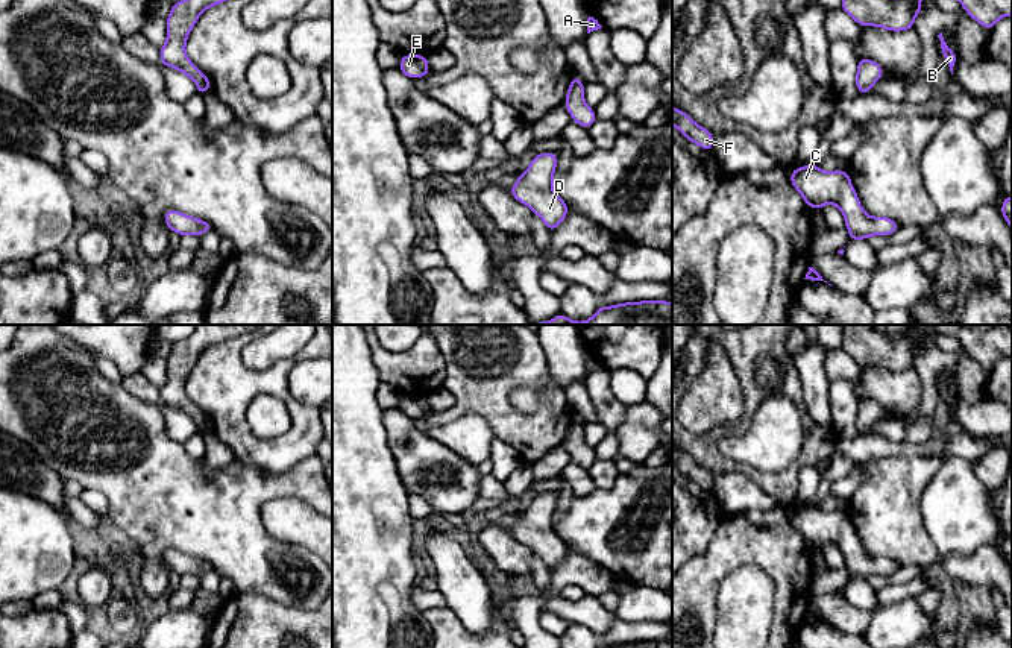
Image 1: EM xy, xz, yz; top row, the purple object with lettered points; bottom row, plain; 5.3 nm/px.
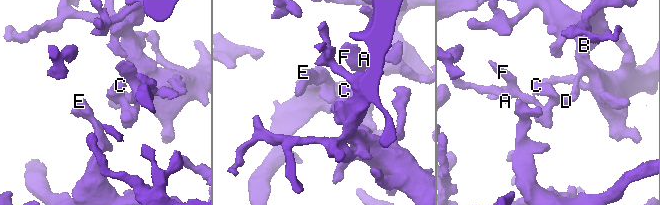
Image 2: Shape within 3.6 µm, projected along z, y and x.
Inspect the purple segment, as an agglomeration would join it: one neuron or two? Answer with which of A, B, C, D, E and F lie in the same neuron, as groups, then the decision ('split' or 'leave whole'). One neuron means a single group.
A B C D E F; leave whole

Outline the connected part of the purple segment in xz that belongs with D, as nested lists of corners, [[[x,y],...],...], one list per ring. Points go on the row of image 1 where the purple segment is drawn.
[[[539,153],[530,162],[526,171],[517,176],[508,190],[511,196],[537,214],[552,234],[567,215],[567,203],[552,190],[554,171],[558,155]]]

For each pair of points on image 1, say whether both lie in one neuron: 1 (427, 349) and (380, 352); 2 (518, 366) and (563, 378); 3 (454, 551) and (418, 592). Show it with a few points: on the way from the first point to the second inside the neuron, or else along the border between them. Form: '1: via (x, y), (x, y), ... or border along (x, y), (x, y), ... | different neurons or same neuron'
1: via (414, 360), (392, 360) | same neuron
2: border along (537, 342), (551, 380), (563, 390) | different neurons
3: border along (437, 589), (446, 606) | different neurons

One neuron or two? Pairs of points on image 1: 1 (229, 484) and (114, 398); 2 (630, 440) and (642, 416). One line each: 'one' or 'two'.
1: one
2: one

